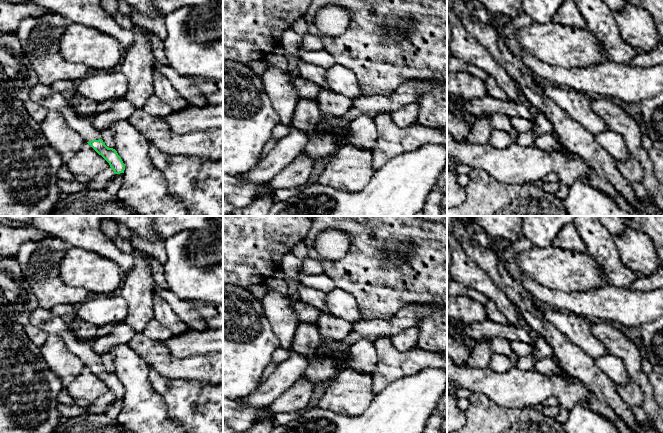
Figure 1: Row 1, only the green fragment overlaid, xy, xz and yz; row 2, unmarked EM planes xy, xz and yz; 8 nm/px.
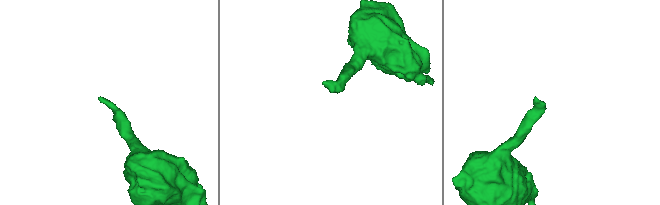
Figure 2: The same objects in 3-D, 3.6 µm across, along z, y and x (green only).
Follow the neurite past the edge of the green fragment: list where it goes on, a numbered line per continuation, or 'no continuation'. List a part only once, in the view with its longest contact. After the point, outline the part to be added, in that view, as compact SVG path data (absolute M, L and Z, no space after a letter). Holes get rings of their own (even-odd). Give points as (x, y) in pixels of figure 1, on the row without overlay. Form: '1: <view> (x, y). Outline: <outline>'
1: xy (45, 320). Outline: M38 307L30 314L30 324L47 335L59 336L66 348L73 353L84 366L101 363L101 357L85 341L79 340L64 318L54 315L50 310Z

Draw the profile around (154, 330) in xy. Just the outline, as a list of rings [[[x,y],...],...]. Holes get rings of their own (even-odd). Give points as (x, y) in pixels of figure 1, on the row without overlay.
[[[155,318],[149,321],[142,333],[149,339],[163,342],[167,341],[173,336],[173,334]]]

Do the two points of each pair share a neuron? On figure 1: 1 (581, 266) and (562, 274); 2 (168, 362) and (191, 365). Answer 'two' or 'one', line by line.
1: one
2: one

